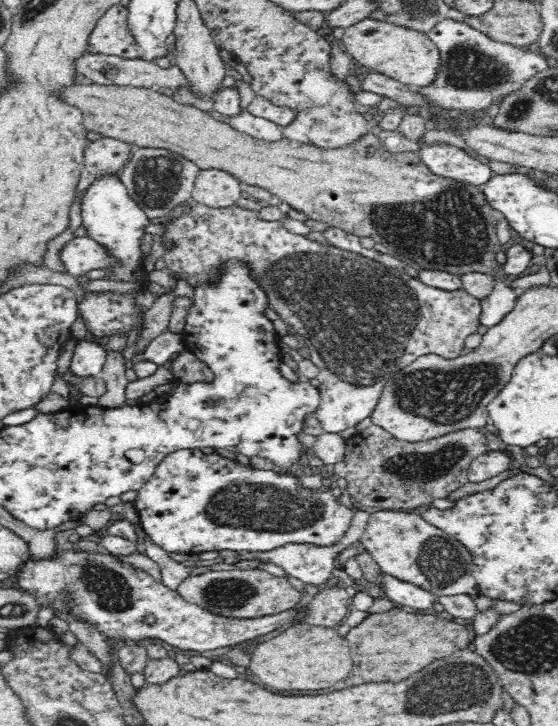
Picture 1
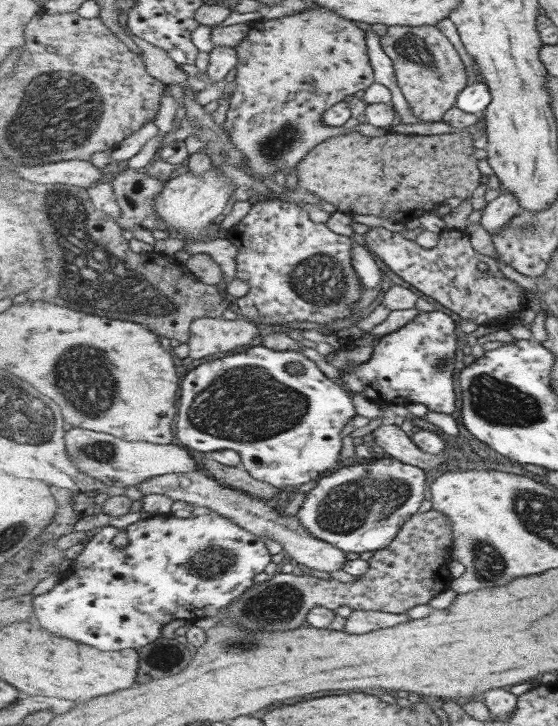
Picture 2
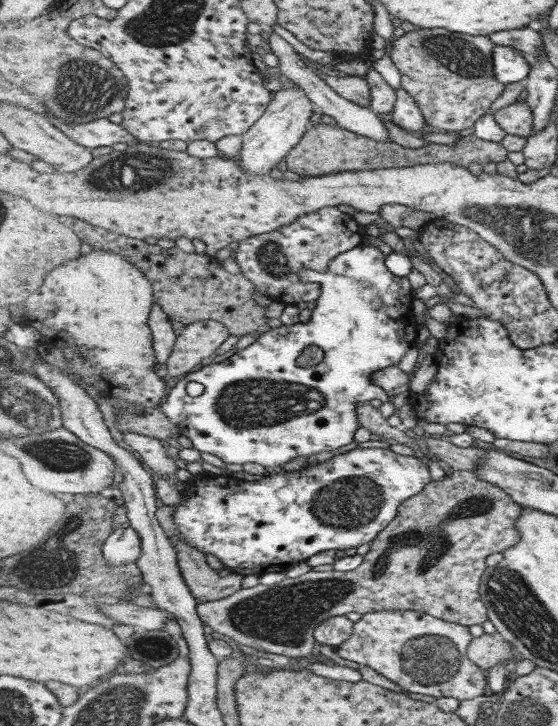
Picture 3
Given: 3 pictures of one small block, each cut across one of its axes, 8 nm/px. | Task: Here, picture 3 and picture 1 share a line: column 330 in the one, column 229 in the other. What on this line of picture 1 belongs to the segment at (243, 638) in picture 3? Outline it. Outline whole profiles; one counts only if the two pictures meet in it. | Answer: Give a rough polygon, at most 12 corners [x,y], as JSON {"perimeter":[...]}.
{"perimeter":[[260,568],[206,570],[176,591],[235,619],[300,602],[286,577]]}

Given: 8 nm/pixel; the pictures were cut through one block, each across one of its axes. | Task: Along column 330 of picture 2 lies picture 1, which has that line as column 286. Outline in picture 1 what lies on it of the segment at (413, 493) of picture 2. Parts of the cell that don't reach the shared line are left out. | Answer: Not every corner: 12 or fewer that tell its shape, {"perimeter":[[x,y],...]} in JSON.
{"perimeter":[[216,453],[132,502],[168,554],[339,542],[356,507]]}

